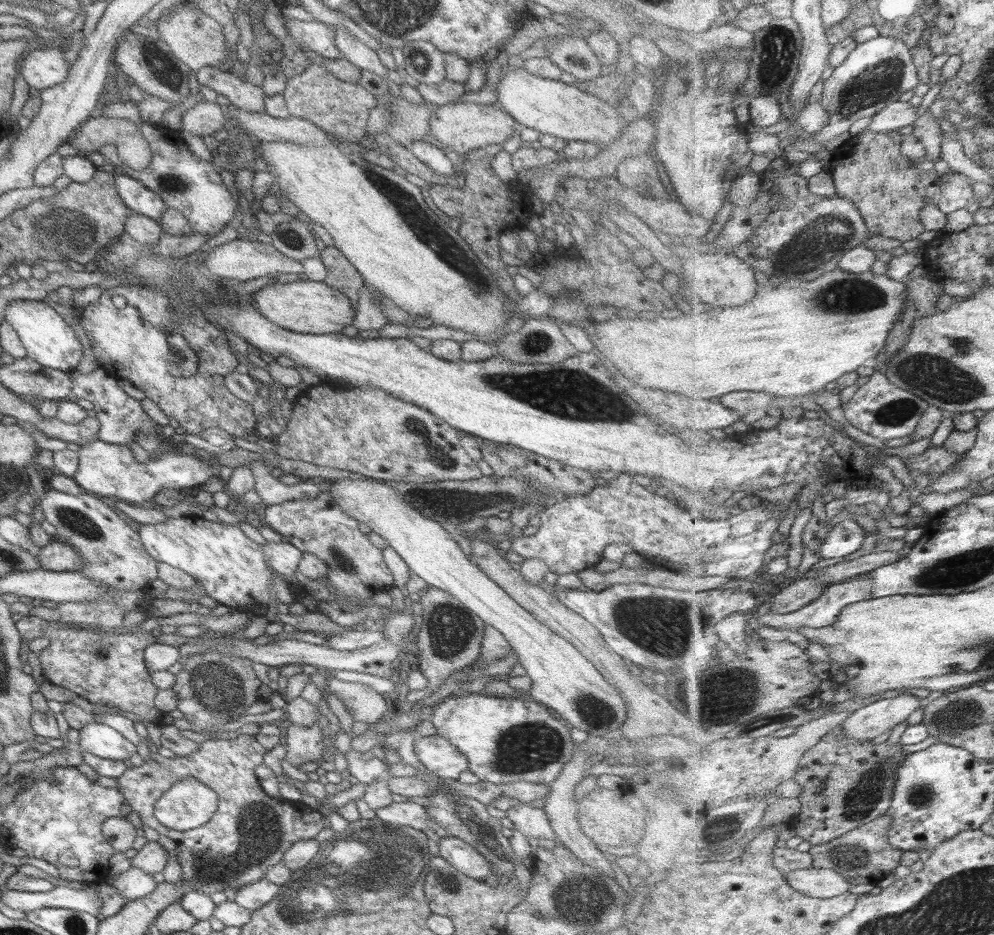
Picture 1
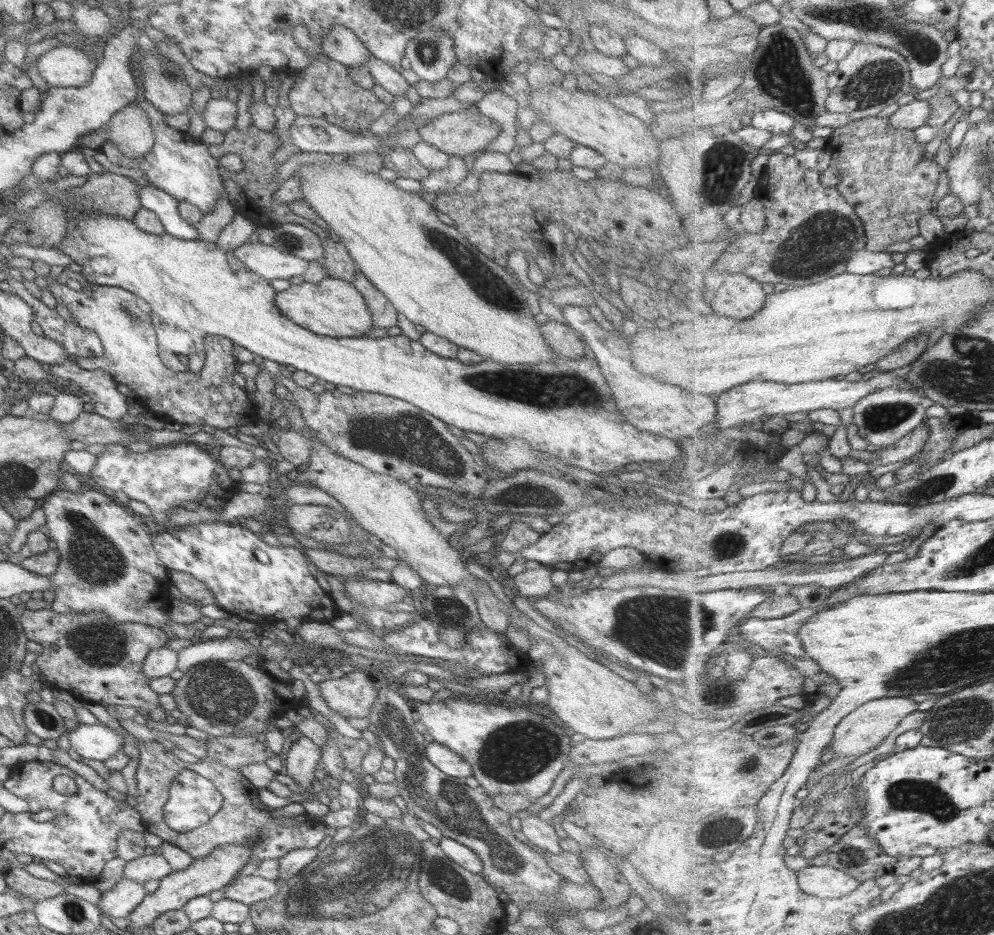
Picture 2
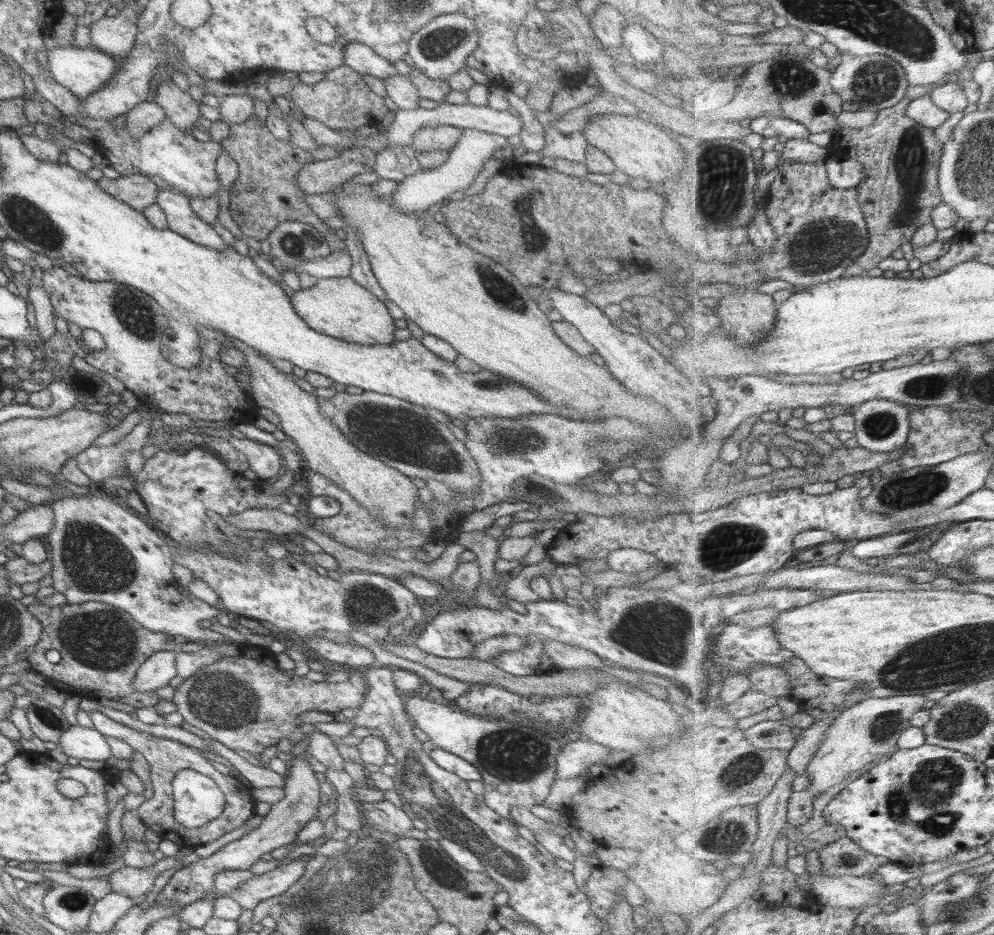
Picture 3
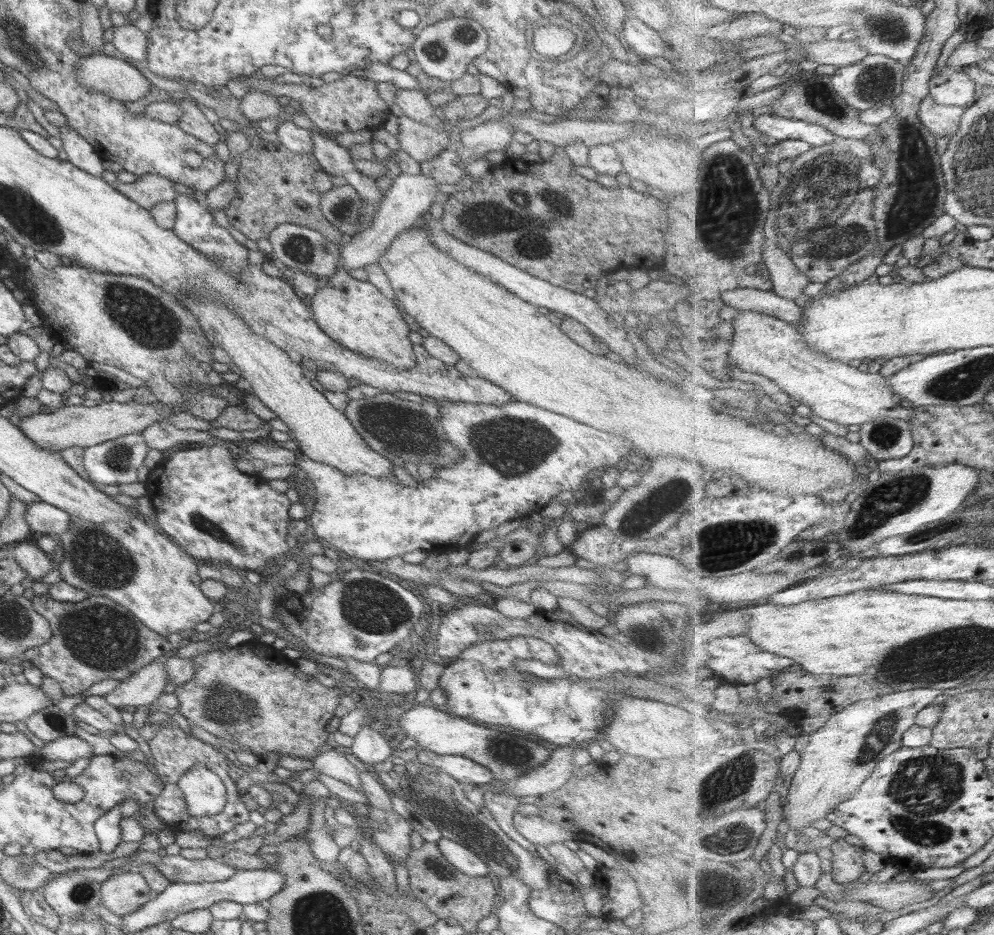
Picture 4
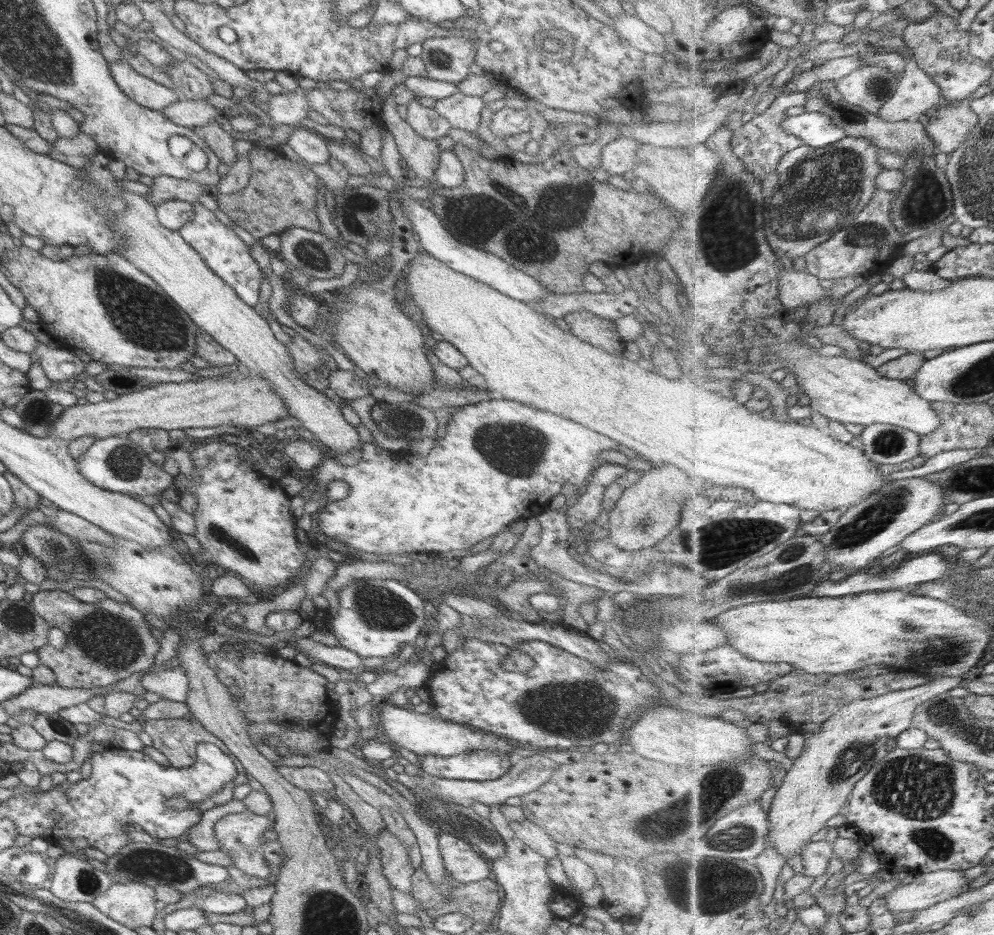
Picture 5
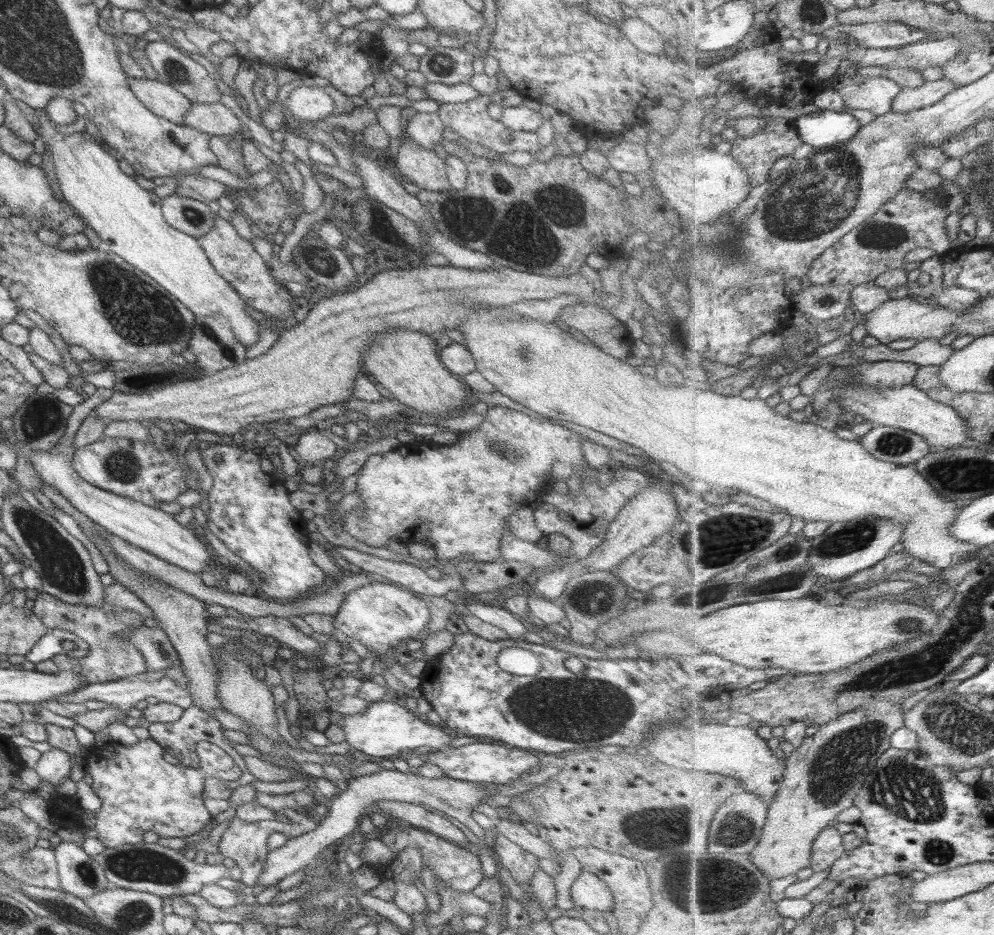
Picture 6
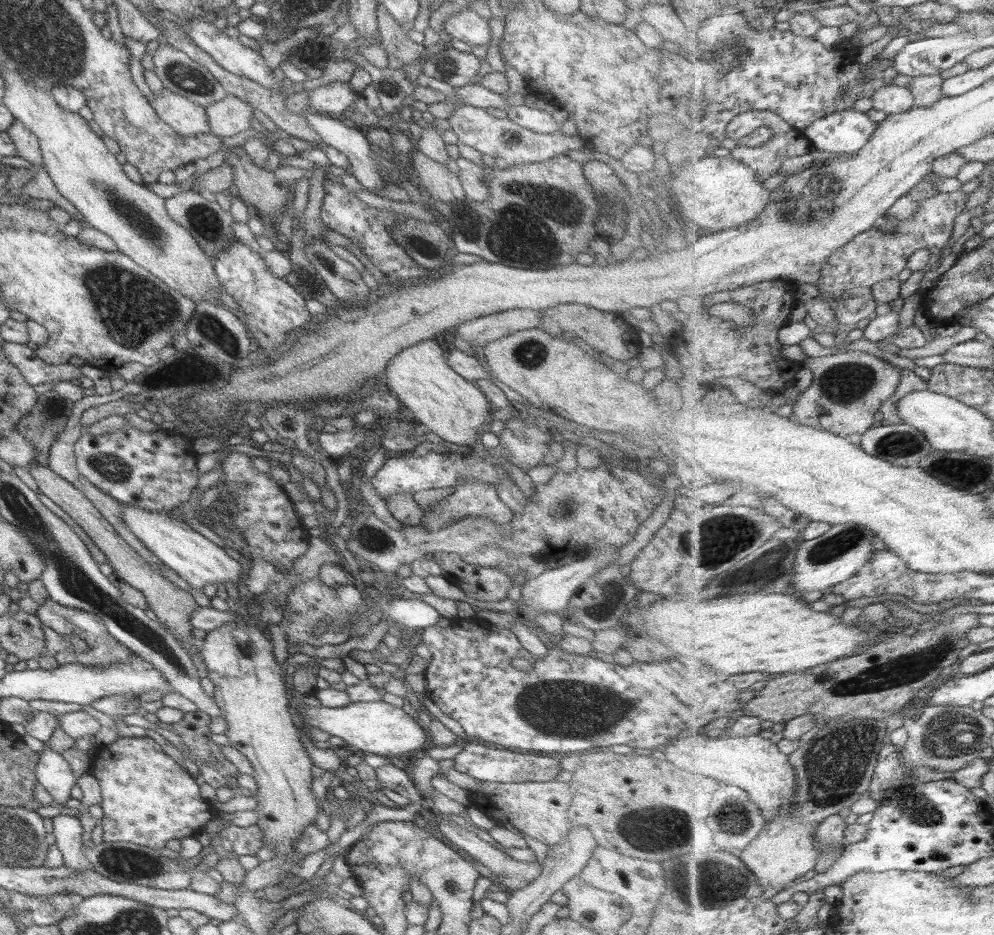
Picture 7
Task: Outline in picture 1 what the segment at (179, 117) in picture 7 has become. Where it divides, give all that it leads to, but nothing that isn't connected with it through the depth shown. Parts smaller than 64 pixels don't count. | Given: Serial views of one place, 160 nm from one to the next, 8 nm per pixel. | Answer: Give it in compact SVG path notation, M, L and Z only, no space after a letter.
M52 45L47 50L31 49L18 64L18 71L27 86L38 92L48 89L59 84L68 73L63 56L57 45Z

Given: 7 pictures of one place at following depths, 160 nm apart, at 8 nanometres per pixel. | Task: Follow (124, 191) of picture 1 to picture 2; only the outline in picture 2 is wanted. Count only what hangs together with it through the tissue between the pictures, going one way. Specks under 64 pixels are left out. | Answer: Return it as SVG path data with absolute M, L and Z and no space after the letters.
M143 182L137 191L137 198L141 207L155 214L165 234L184 241L198 240L198 232L194 225L188 225L182 218L179 218L178 201L175 198Z

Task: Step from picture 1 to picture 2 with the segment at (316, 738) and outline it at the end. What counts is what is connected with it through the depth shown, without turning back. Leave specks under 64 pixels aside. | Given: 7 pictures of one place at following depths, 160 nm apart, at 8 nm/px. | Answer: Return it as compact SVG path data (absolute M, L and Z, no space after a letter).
M299 737L282 757L284 761L283 772L293 779L293 782L302 788L303 792L309 792L313 770L317 768L321 751L308 738Z

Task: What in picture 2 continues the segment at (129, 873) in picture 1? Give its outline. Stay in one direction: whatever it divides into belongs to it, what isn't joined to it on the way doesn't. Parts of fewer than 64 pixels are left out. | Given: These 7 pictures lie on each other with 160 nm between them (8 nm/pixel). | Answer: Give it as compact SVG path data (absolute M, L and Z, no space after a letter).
M121 878L110 890L101 893L100 902L97 902L100 914L107 919L125 919L145 894L143 885Z

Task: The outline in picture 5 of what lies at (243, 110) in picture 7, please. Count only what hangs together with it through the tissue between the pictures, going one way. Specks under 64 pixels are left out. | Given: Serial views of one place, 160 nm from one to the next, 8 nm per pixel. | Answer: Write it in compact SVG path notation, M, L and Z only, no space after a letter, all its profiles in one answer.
M182 98L175 104L166 106L161 114L167 120L188 129L205 126L210 122L216 123L220 116L223 115L204 100L193 101Z

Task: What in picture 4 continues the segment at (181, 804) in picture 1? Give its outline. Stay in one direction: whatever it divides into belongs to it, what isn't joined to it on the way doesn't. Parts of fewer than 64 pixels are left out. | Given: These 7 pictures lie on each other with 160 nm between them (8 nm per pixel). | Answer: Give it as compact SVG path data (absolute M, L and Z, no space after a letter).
M203 763L194 764L176 781L186 802L190 817L208 817L217 814L225 804L224 782Z

